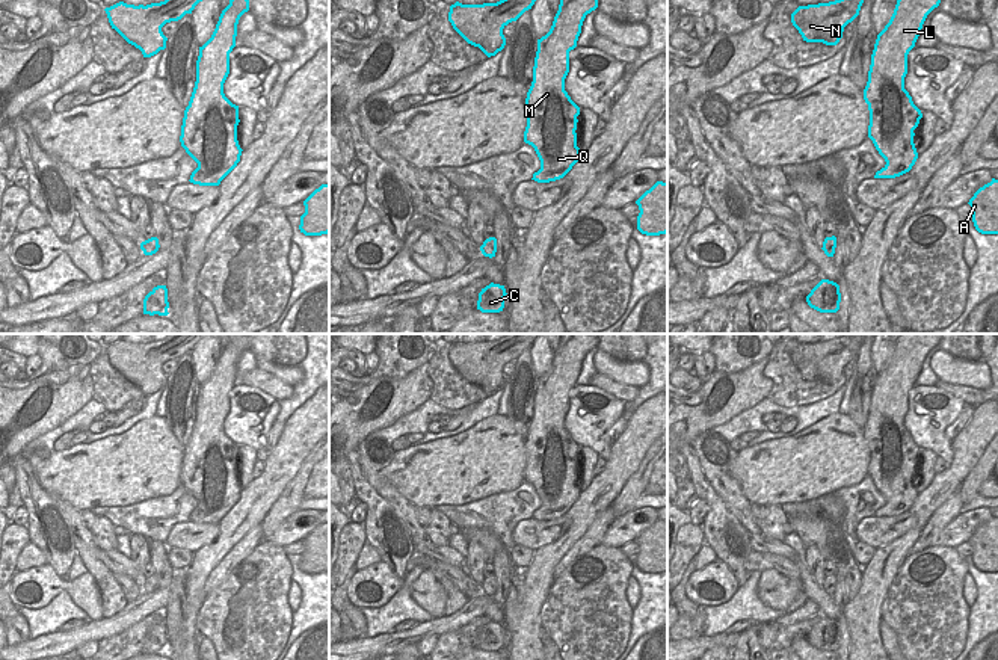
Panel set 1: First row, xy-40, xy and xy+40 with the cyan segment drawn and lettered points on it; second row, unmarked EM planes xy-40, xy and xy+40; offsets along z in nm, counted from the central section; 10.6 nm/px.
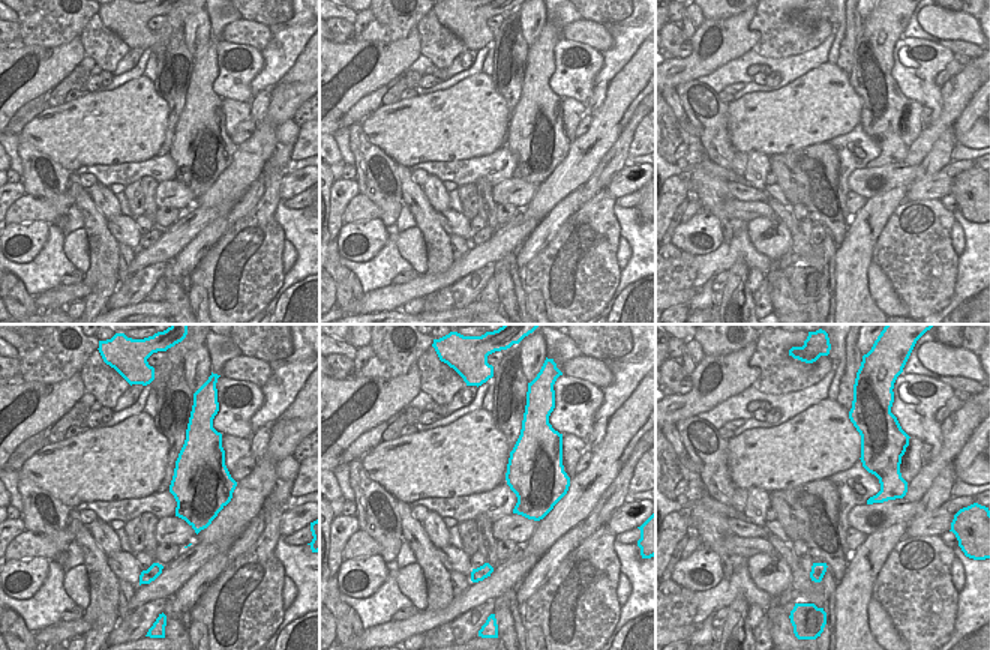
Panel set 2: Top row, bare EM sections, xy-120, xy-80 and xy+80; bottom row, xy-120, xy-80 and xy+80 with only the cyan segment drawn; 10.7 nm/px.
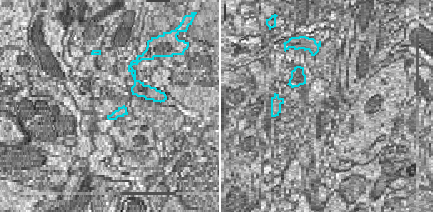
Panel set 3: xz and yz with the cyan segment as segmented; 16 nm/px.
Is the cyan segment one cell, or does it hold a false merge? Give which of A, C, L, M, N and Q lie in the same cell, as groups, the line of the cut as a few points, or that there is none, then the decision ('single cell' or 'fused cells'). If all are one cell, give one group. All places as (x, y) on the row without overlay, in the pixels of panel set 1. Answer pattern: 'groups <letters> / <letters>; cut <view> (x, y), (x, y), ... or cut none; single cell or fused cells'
groups A C L M N Q; cut none; single cell

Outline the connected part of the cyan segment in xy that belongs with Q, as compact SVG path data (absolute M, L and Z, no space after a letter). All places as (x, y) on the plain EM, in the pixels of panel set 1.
M562 334L550 370L538 378L533 420L525 436L527 465L524 470L524 480L534 486L541 498L541 507L531 517L538 521L563 517L580 497L575 471L580 446L565 429L565 417L569 411L569 390L577 385L586 353L596 346L596 334Z

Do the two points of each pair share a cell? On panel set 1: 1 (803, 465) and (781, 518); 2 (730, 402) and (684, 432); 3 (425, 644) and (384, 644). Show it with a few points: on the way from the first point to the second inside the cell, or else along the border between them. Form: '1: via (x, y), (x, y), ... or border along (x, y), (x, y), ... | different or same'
1: border along (779, 505), (767, 506) | different
2: via (719, 411), (695, 422) | same
3: border along (438, 635), (426, 635), (417, 644) | different

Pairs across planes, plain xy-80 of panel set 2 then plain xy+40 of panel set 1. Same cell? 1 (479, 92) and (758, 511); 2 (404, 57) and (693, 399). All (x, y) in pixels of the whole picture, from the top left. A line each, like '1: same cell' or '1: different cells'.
1: different cells
2: different cells

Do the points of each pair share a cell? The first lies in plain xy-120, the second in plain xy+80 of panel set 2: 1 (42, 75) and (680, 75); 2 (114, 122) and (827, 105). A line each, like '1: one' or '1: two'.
1: one
2: one

